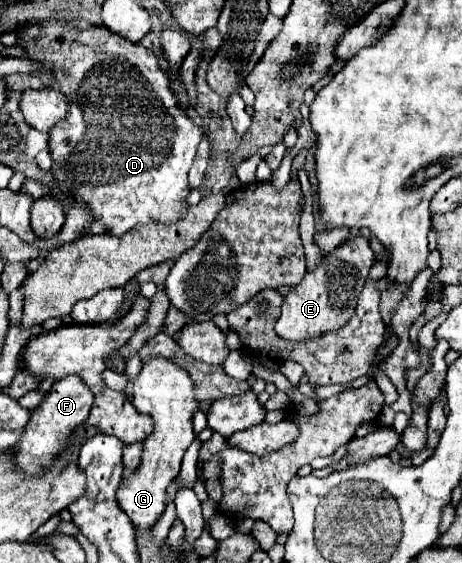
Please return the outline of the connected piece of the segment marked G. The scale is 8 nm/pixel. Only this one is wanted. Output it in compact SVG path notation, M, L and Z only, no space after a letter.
M163 357L149 359L143 365L133 383L133 391L133 405L137 411L153 419L153 433L143 441L139 469L131 479L121 481L117 489L117 503L129 515L137 531L147 531L161 519L167 503L167 485L179 475L181 459L195 439L193 411L199 405L195 403L195 389L187 371Z

